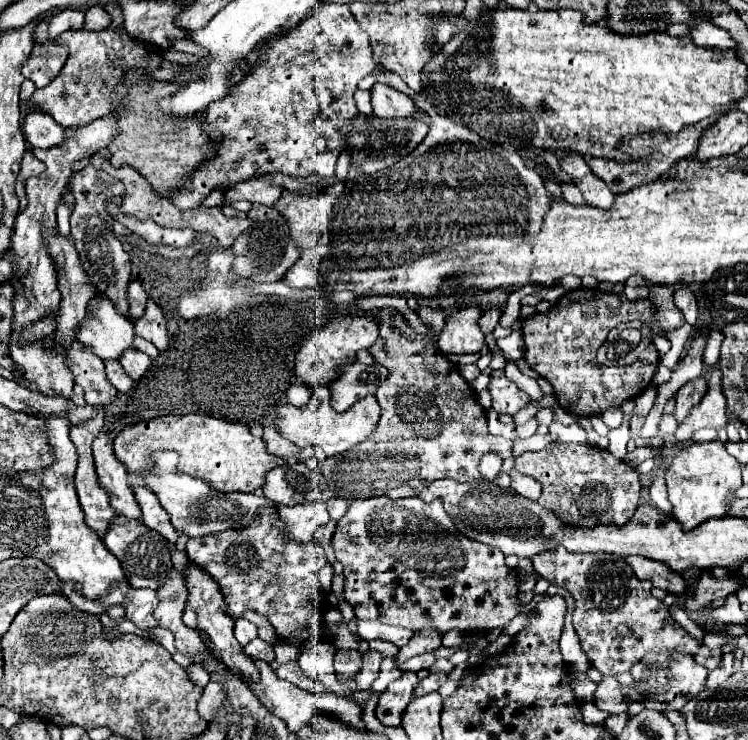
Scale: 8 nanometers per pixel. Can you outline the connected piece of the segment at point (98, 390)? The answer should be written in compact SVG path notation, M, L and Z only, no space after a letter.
M75 340L67 348L65 358L67 358L67 368L73 374L73 380L83 388L89 406L103 406L115 398L117 390L113 384L109 384L105 376L103 360L95 356L89 346L83 346L81 342Z

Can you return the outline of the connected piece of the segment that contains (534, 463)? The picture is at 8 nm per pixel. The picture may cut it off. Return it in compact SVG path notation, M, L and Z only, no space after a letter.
M553 442L541 452L525 452L519 456L515 468L539 478L543 494L537 502L575 526L593 526L593 520L595 524L623 526L639 504L641 482L635 468L615 458L609 450L599 450L591 444Z

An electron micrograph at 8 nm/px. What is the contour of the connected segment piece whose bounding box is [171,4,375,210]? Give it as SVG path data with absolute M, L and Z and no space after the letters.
M345 4L317 6L313 16L305 18L305 22L287 34L271 38L267 42L265 58L253 66L243 82L231 86L225 98L207 106L203 130L219 144L219 152L185 182L183 190L171 196L171 202L183 210L195 208L213 188L233 188L235 184L265 172L281 172L291 176L335 176L335 162L343 152L345 126L349 126L351 118L357 114L353 92L357 90L357 82L373 70L375 62L369 36L357 24L351 10Z

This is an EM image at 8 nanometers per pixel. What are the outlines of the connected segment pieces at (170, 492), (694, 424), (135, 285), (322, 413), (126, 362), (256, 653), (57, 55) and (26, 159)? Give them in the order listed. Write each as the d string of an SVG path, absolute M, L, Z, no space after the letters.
M161 450L151 456L155 460L153 468L139 476L143 478L145 486L149 486L151 492L159 498L161 506L169 512L171 524L175 526L177 532L183 532L187 536L207 536L207 534L223 532L229 528L249 526L261 506L275 506L265 496L245 494L245 492L233 492L233 494L217 492L217 490L211 490L211 486L205 480L197 480L187 474L175 472L177 454L171 450Z
M719 362L711 366L711 376L709 376L709 388L705 392L705 398L693 406L691 414L685 418L683 424L691 428L691 432L697 432L701 428L715 428L721 430L727 426L727 404L723 396L723 386L721 386L721 366Z
M133 280L133 282L129 284L129 308L131 308L131 318L133 318L133 320L137 320L137 318L145 312L147 300L149 300L149 296L147 296L147 292L143 290L143 286L141 286L137 280Z
M317 386L305 406L301 406L301 408L297 408L293 404L277 406L275 426L281 432L281 436L287 438L289 442L293 442L295 446L299 446L299 448L315 446L315 448L321 448L327 456L333 456L333 454L341 454L341 452L357 446L359 442L363 442L371 434L373 426L379 422L379 412L381 412L381 408L373 394L365 396L363 400L359 400L355 406L351 406L343 414L335 412L331 406L329 388Z
M125 350L125 354L121 354L121 366L125 368L125 372L133 378L133 380L137 380L137 378L141 378L147 370L149 370L149 366L151 366L151 358L145 354L145 352L141 352L141 350Z
M261 638L249 642L243 650L245 650L245 654L249 654L251 658L259 658L259 660L265 660L265 662L273 662L273 660L275 660L273 646L267 644L267 642L261 640Z
M41 20L35 28L35 36L39 36L39 44L35 44L37 52L31 54L29 62L23 66L23 76L33 80L37 88L45 88L65 66L69 50L59 46L57 40L51 40L47 34L49 22Z
M27 150L27 152L25 152L25 156L23 156L23 160L21 160L19 180L25 184L29 178L39 176L43 170L45 170L45 164L43 164L41 160L37 160L37 158L33 156L33 152L31 152L31 150Z

